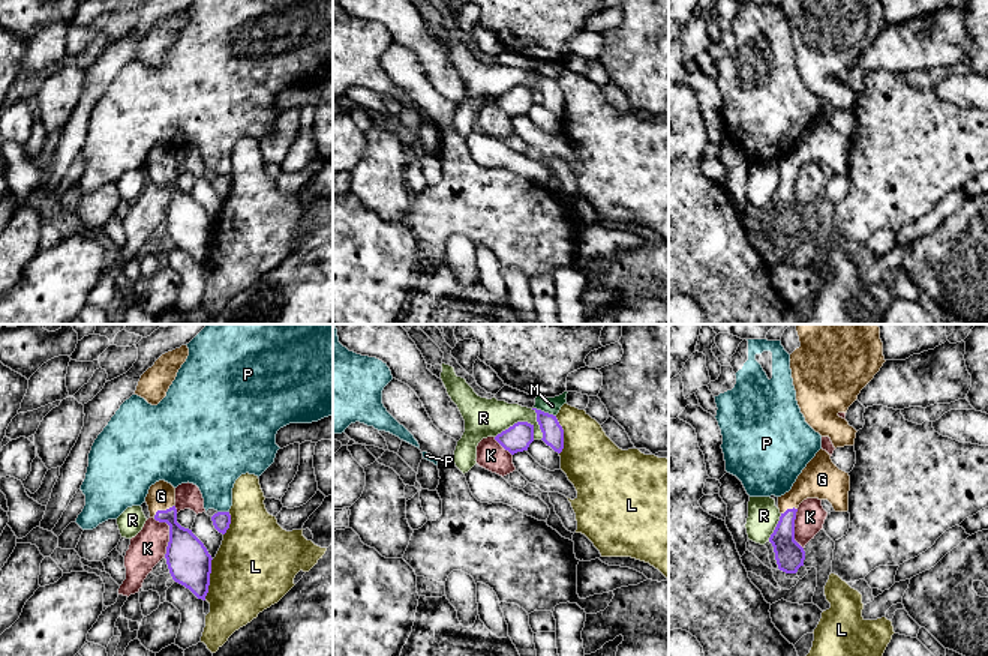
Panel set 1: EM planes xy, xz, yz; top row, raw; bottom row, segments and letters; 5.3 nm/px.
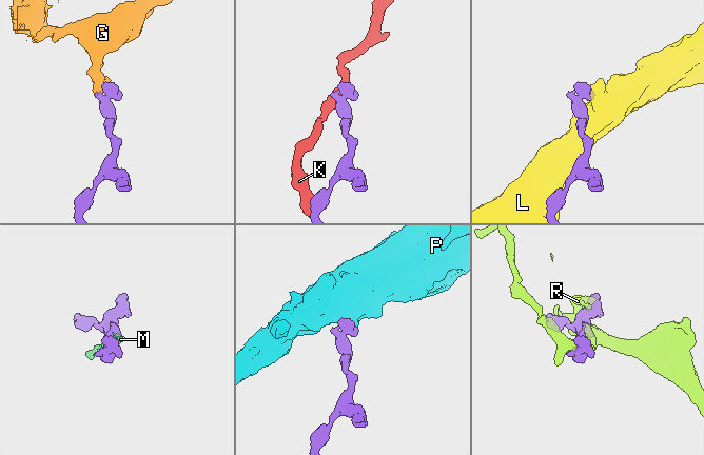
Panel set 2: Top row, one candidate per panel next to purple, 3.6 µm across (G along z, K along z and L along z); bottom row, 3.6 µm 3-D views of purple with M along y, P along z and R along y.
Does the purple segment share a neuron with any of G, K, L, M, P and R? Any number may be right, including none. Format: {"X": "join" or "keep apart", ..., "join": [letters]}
{"G": "join", "K": "keep apart", "L": "keep apart", "M": "keep apart", "P": "keep apart", "R": "keep apart", "join": ["G"]}

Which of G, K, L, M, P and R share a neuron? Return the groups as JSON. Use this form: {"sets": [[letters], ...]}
{"sets": [["G"], ["K"], ["L"], ["M"], ["P"], ["R"]]}

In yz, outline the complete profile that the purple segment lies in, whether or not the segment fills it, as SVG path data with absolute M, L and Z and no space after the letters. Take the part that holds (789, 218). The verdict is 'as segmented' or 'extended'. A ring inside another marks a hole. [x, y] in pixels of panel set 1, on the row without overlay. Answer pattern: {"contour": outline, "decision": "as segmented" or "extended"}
{"contour": "M820 113L798 140L792 153L778 161L780 185L769 201L778 233L796 237L804 230L805 215L795 204L795 183L807 162L828 164L835 176L849 174L850 140L840 134L831 119Z", "decision": "extended"}

